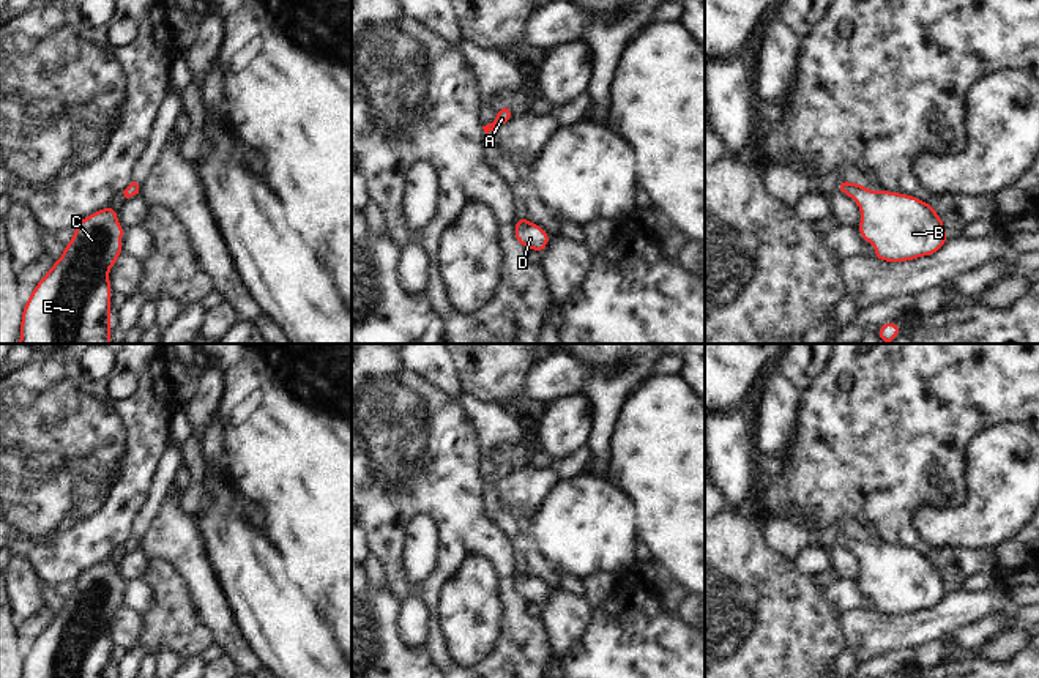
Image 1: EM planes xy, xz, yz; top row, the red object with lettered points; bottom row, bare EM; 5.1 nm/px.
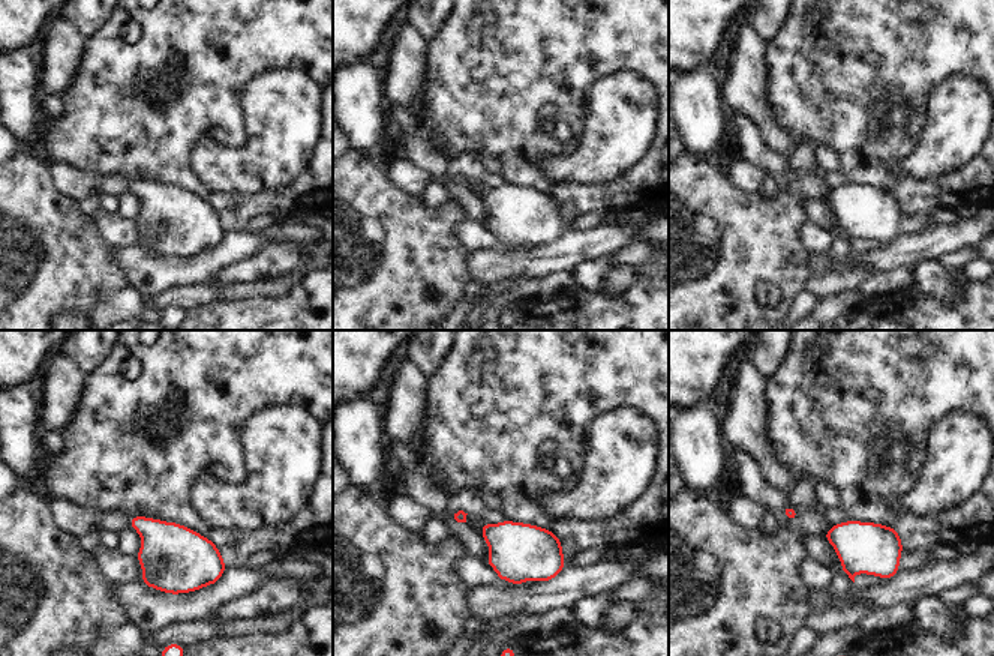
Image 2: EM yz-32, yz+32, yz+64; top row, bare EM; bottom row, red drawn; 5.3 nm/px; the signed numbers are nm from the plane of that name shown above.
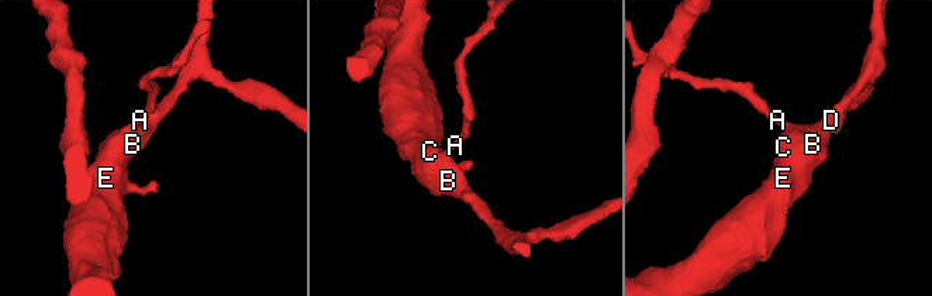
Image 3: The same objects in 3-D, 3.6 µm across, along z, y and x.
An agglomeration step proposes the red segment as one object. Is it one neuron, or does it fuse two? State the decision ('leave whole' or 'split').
leave whole

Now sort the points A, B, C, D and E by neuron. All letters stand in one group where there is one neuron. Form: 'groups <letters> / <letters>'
groups A B C D E

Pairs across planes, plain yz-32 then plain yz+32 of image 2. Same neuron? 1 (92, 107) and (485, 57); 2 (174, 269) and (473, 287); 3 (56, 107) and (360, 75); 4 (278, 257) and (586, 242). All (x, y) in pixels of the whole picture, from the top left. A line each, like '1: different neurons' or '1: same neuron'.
1: same neuron
2: different neurons
3: different neurons
4: different neurons

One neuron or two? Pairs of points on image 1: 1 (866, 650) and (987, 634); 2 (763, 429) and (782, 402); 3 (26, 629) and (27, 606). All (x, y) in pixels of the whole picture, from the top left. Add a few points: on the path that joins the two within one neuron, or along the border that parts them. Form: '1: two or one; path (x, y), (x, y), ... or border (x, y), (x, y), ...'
1: two; border (983, 620), (965, 625), (946, 637)
2: one; path (770, 423), (779, 409)
3: two; border (44, 606), (16, 626)

